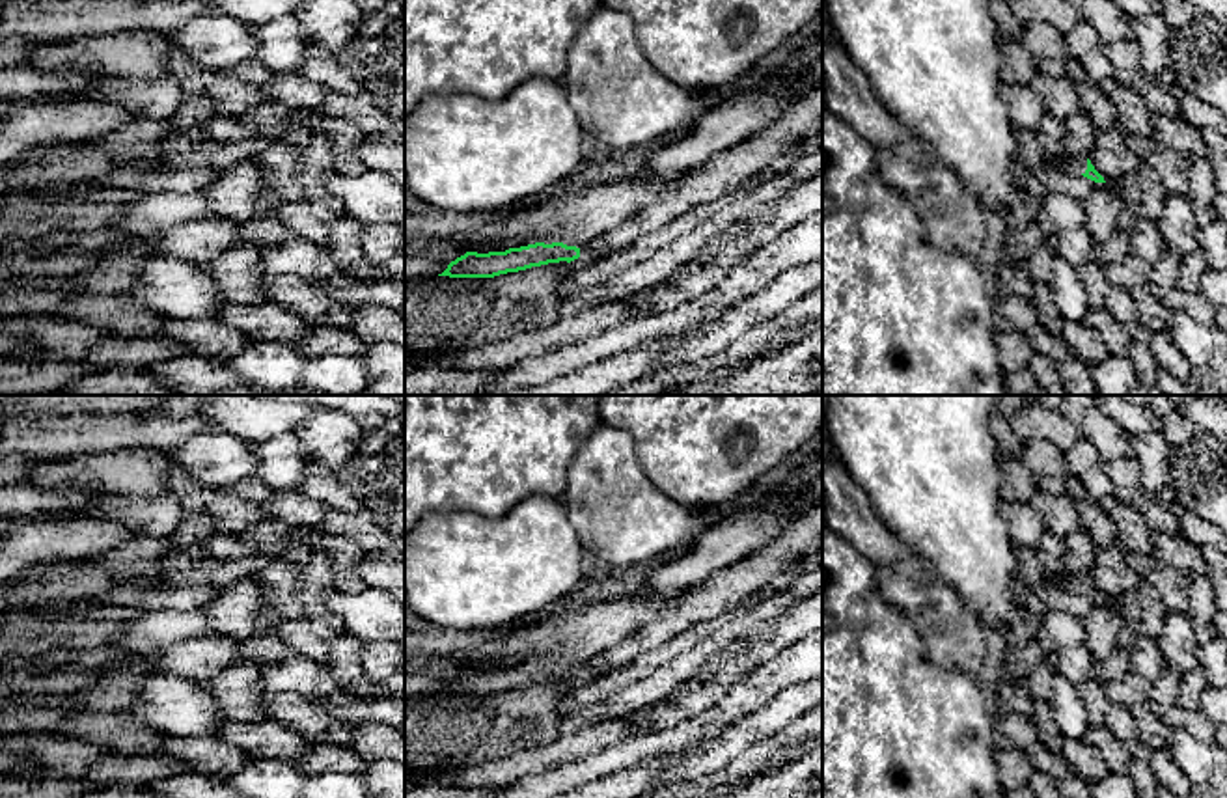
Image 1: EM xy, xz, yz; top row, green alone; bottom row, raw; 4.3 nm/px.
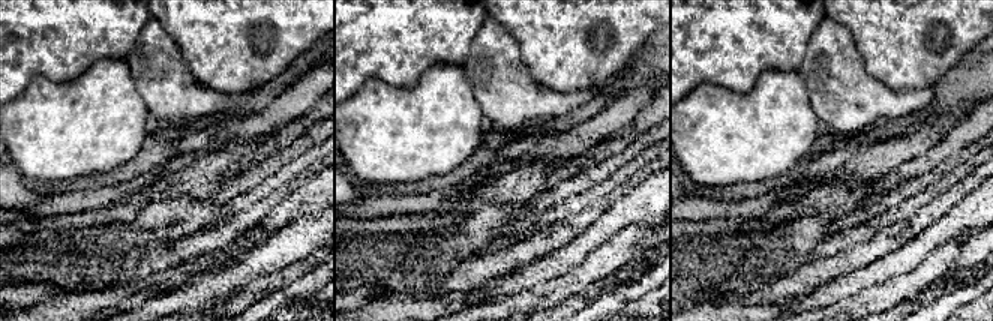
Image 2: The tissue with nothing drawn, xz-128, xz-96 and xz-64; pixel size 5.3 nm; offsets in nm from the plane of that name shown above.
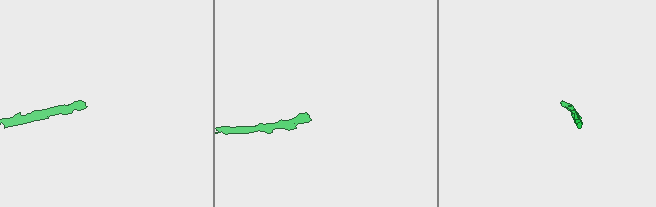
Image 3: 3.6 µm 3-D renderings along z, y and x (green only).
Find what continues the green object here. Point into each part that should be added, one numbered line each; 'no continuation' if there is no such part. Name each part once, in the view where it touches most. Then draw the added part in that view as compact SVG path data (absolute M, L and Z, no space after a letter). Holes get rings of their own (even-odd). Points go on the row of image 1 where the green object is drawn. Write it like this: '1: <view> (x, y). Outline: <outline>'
1: yz (1071, 165). Outline: M1067 155L1059 166L1063 172L1072 173L1072 175L1082 175L1087 170L1087 157L1070 157Z

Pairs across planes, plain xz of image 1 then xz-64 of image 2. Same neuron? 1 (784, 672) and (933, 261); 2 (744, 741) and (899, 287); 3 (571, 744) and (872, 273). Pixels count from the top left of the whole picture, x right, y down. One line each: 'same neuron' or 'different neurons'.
1: different neurons
2: different neurons
3: different neurons

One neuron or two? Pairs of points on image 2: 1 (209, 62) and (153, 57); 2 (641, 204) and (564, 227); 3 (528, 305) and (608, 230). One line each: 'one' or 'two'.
1: two
2: two
3: two

